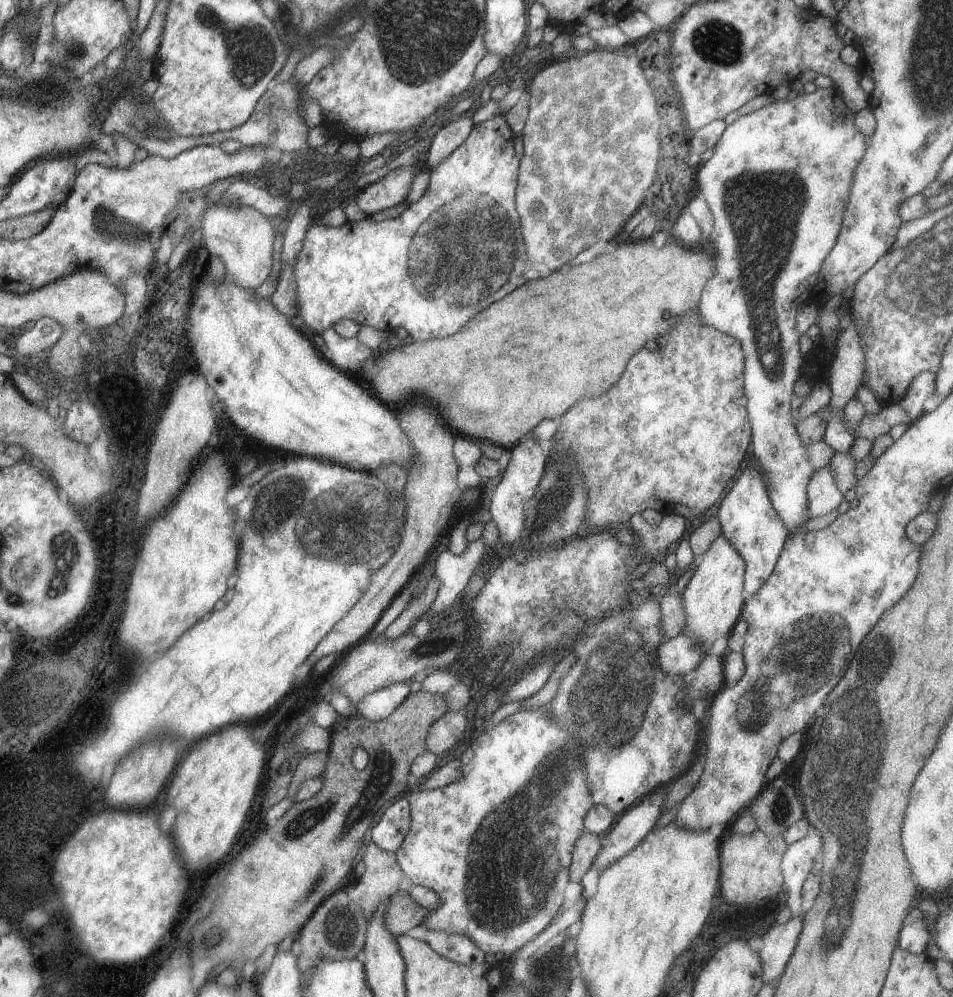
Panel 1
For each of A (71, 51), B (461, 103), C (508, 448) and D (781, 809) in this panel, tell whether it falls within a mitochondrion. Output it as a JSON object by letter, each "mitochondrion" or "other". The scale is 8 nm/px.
{"A":"mitochondrion","B":"mitochondrion","C":"other","D":"mitochondrion"}

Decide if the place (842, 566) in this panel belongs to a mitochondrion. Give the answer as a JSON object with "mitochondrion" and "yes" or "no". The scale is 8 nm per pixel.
{"mitochondrion":"no"}

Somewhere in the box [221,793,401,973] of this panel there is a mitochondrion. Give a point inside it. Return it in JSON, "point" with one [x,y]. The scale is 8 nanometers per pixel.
{"point":[341,927]}

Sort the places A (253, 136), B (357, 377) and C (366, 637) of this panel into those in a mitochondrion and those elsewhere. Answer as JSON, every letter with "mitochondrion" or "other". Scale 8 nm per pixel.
{"A":"other","B":"other","C":"other"}

